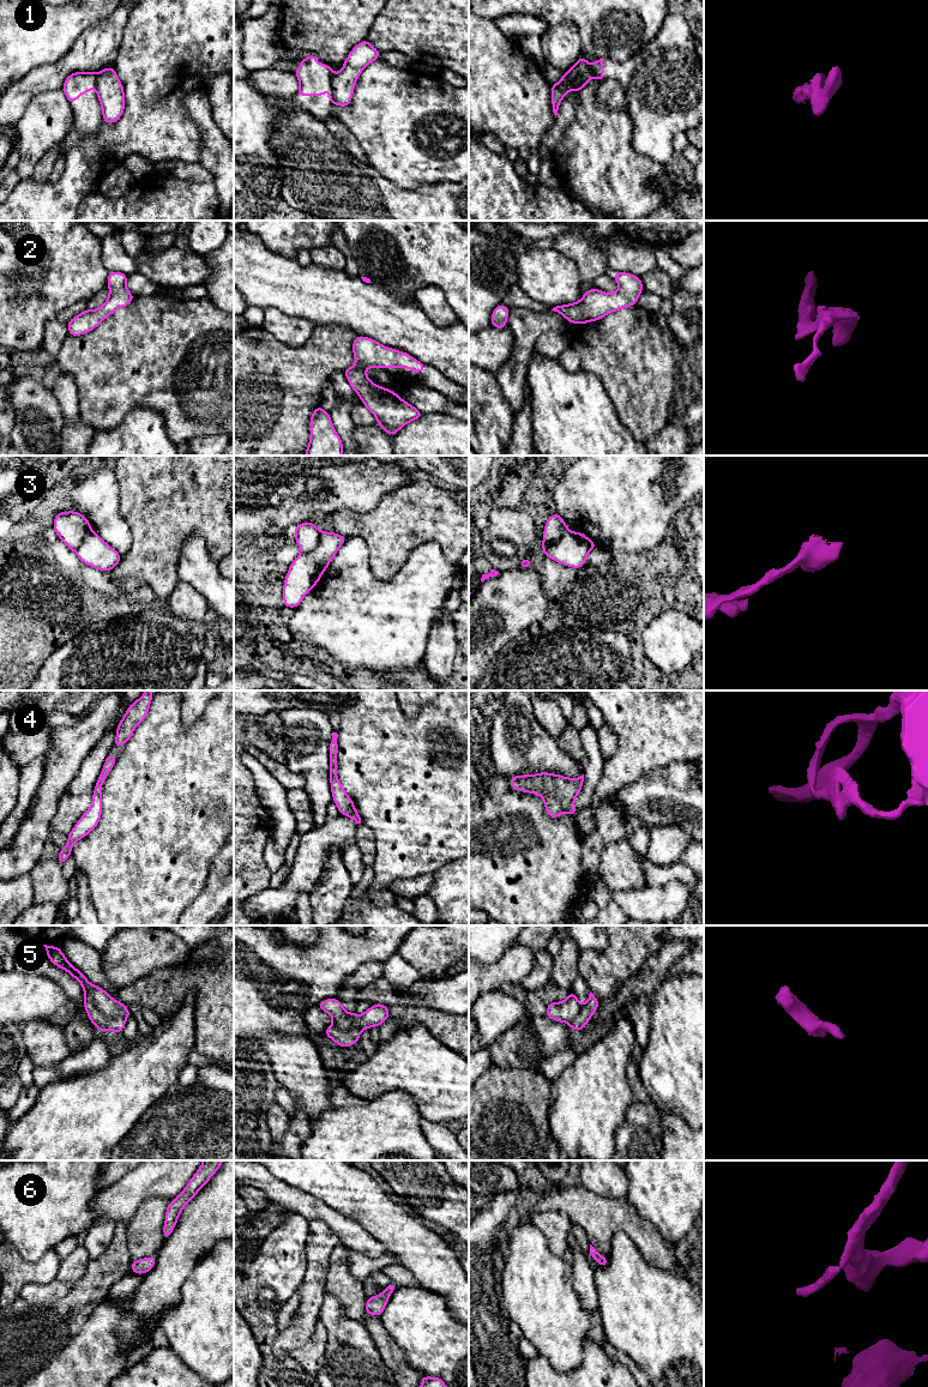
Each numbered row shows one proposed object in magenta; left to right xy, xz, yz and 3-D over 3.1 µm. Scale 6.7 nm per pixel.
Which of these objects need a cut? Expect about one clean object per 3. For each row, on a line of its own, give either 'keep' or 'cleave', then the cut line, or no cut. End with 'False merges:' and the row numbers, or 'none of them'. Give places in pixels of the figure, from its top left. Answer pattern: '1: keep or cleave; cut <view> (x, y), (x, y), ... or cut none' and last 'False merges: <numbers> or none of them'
1: cleave; cut xz (333, 74), (332, 103)
2: keep; cut none
3: cleave; cut xz (320, 531), (318, 544), (301, 554)
4: keep; cut none
5: cleave; cut xy (78, 980), (84, 981), (84, 989), (101, 1012), (125, 1019)
6: keep; cut none
False merges: 1, 3, 5

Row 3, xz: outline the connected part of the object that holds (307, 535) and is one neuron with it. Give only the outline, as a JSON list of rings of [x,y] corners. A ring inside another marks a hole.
[[[311,521],[299,524],[294,529],[295,541],[301,554],[314,550],[319,543],[320,530]]]

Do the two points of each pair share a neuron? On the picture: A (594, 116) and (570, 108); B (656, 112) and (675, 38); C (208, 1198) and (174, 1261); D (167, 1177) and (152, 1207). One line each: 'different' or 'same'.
A: different
B: same
C: same
D: different

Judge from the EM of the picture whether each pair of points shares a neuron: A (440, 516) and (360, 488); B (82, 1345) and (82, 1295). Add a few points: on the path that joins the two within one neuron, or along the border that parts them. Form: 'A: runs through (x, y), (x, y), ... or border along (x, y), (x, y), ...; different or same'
A: border along (409, 483), (387, 493), (371, 510), (360, 512); different
B: border along (98, 1304), (82, 1328), (62, 1348); different

